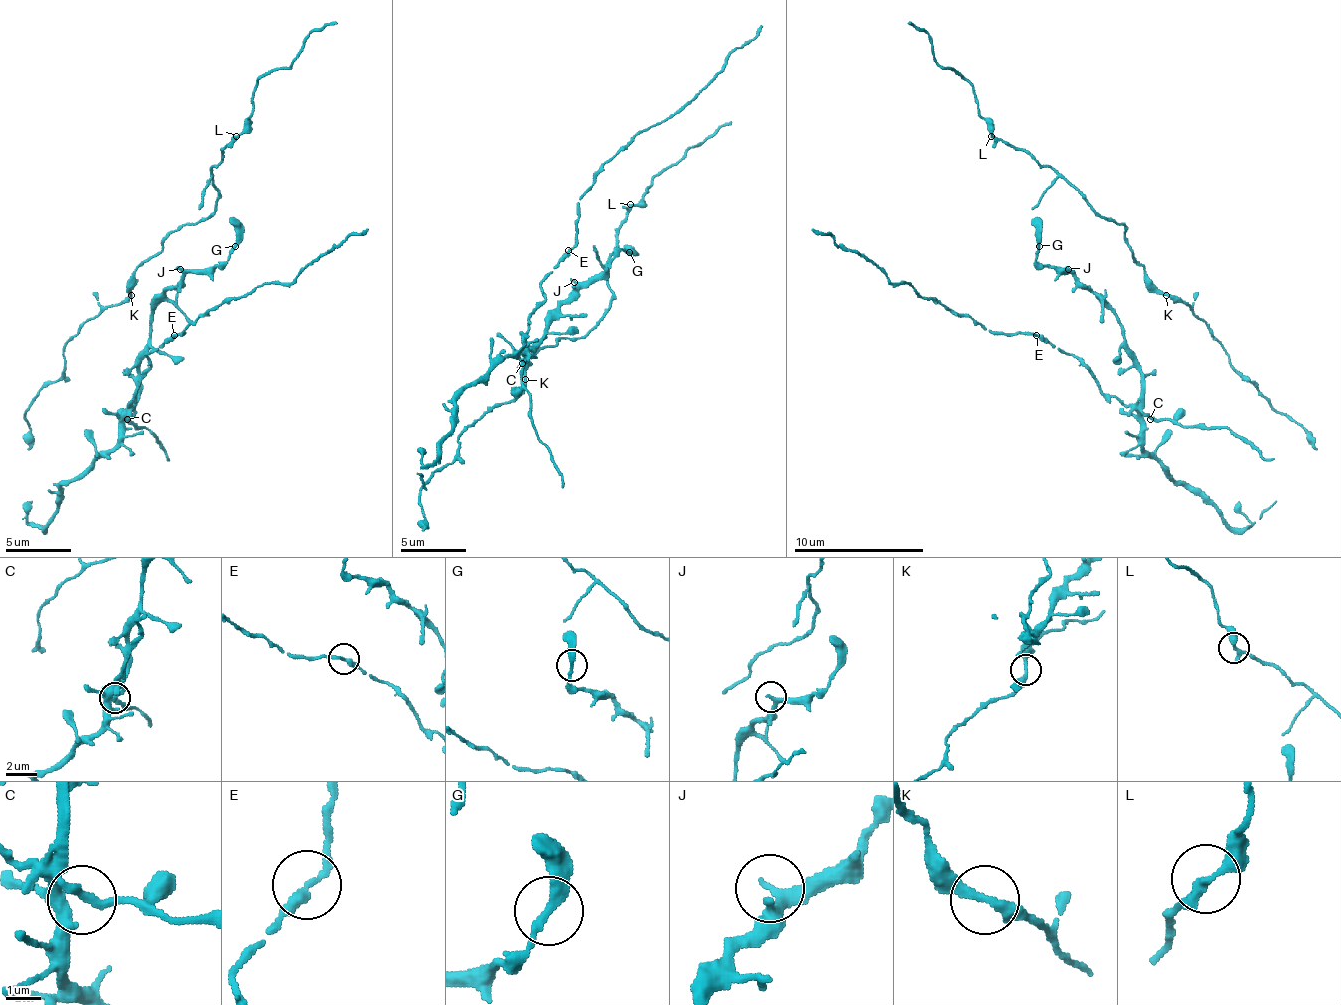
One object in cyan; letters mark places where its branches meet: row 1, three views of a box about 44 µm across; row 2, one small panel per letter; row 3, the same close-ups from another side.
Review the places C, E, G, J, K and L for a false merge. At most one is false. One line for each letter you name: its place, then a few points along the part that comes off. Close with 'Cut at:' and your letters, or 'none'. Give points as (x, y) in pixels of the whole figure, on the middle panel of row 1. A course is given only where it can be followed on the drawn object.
Cut at: none

